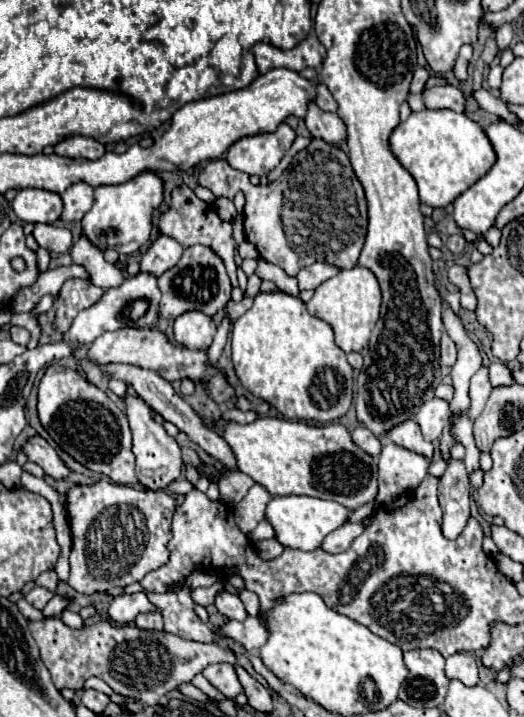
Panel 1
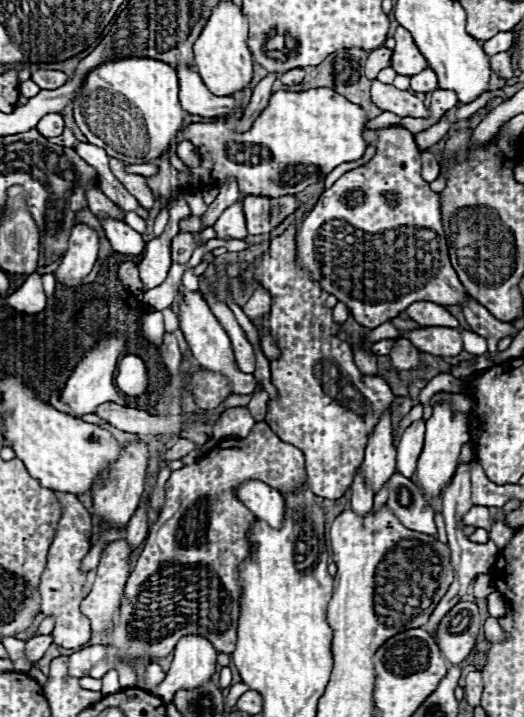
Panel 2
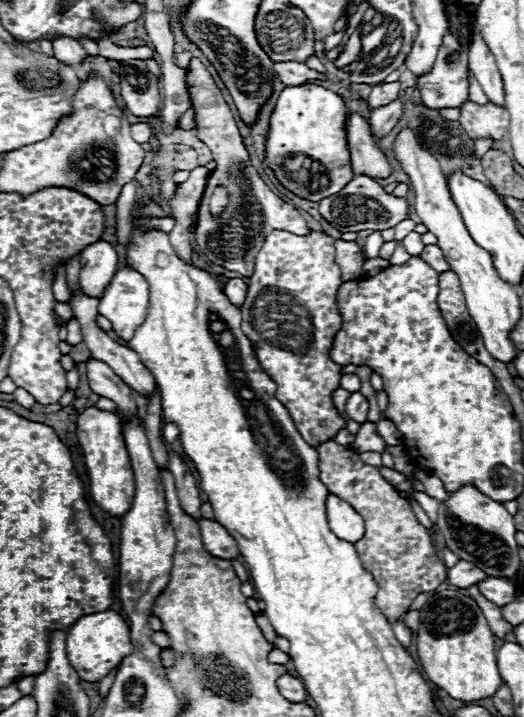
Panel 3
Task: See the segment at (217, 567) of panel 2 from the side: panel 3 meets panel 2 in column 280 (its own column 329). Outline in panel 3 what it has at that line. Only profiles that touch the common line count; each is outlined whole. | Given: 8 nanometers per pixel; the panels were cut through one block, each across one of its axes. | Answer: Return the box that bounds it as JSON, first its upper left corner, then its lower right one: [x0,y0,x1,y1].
[318,440,446,620]

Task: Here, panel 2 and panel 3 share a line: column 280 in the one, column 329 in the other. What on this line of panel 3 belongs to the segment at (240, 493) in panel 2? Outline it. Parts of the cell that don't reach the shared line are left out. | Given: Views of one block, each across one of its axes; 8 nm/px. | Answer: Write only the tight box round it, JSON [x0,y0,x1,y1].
[326,494,364,544]

